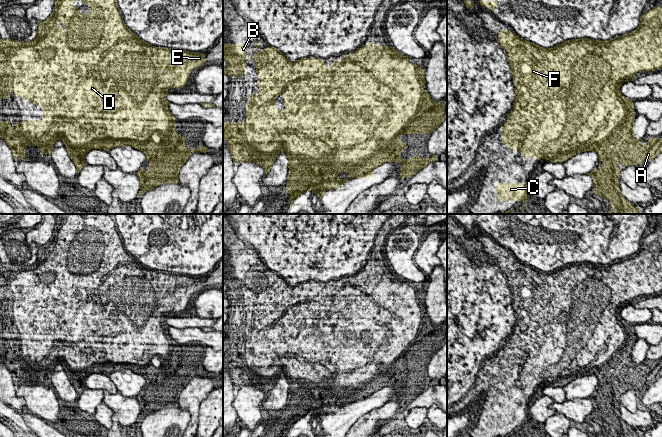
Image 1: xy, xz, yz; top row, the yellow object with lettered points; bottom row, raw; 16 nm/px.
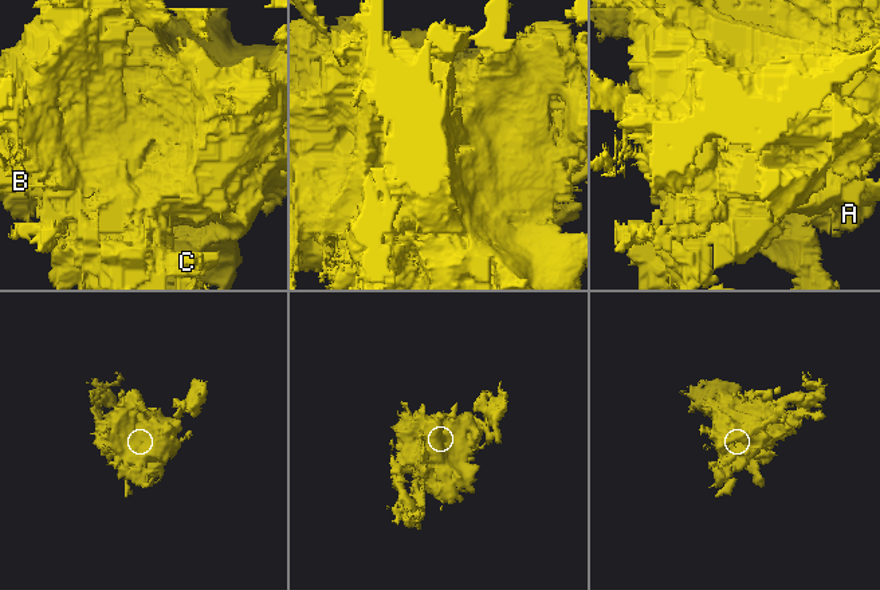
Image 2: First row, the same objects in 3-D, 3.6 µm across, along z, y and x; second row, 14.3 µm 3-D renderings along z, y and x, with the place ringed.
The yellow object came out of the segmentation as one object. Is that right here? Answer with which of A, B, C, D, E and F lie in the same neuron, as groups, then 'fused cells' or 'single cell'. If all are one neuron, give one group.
A B C D E F | single cell

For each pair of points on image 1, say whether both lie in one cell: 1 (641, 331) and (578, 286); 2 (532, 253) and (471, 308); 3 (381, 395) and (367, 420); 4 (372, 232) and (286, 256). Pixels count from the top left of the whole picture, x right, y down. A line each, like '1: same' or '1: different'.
1: different
2: different
3: different
4: same

